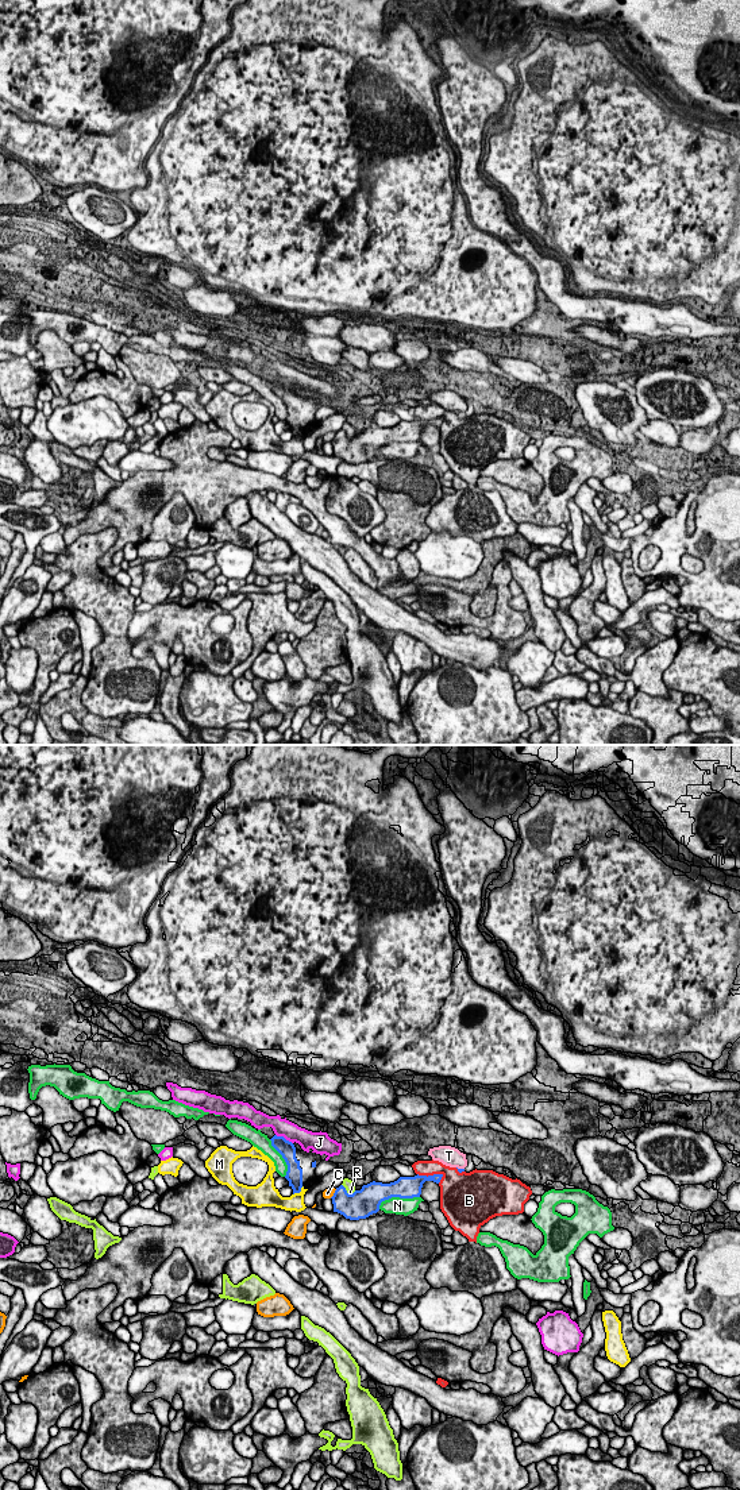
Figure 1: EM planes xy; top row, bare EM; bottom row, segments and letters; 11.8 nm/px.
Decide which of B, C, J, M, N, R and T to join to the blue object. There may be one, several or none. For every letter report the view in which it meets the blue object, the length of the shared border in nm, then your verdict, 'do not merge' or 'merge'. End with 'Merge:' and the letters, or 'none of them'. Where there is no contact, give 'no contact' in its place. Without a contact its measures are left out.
B: meets blue in xy; contact 320 nm long; do not merge
C: meets blue in xy; contact 140 nm long; do not merge
J: meets blue in xy; contact 240 nm long; do not merge
M: meets blue in xy; contact 160 nm long; do not merge
N: meets blue in xy; contact 500 nm long; do not merge
R: meets blue in xy; contact 190 nm long; do not merge
T: meets blue in xy; contact 100 nm long; do not merge
Merge: none of them

